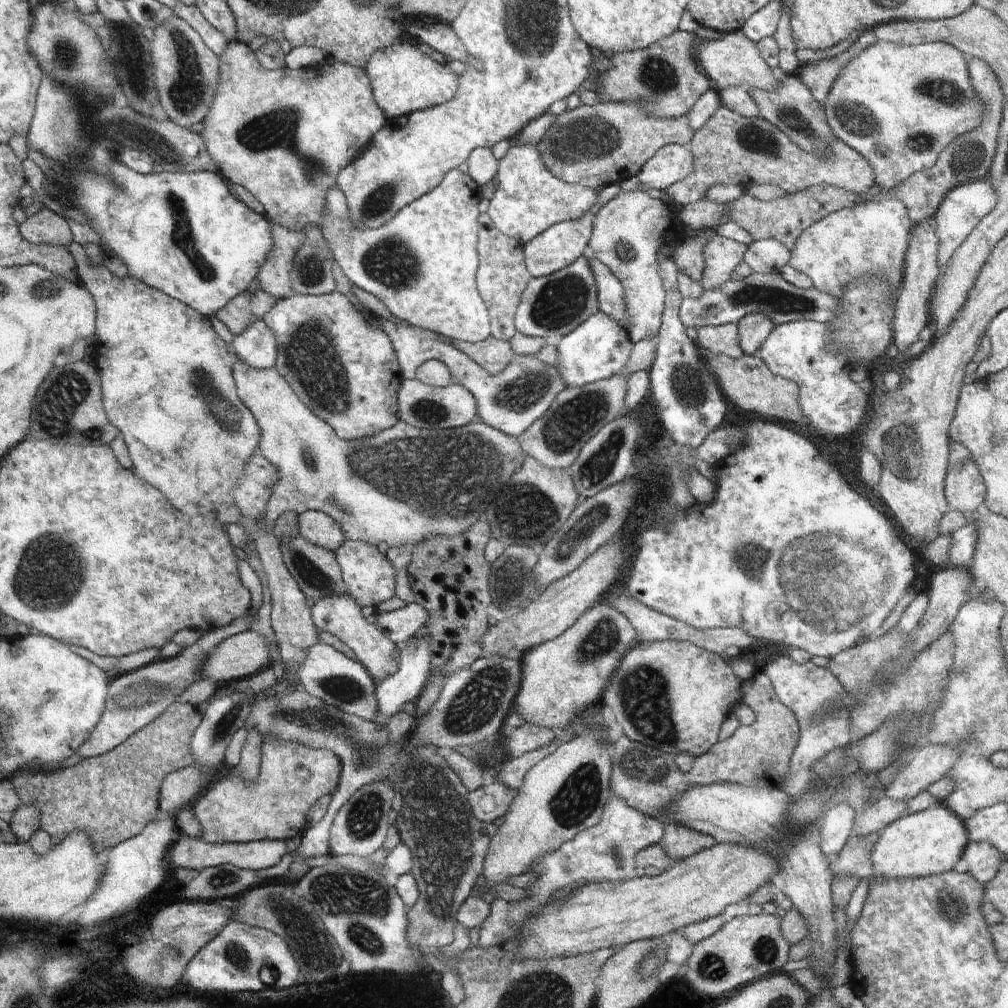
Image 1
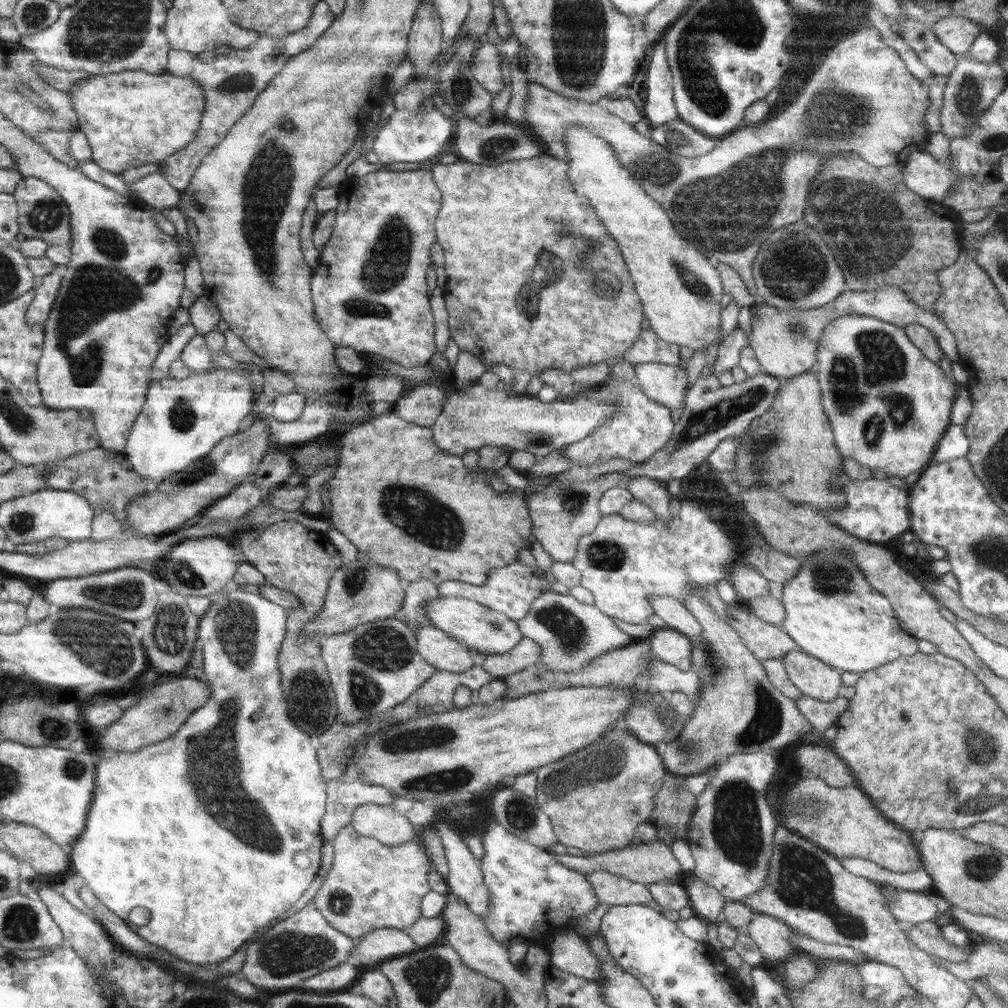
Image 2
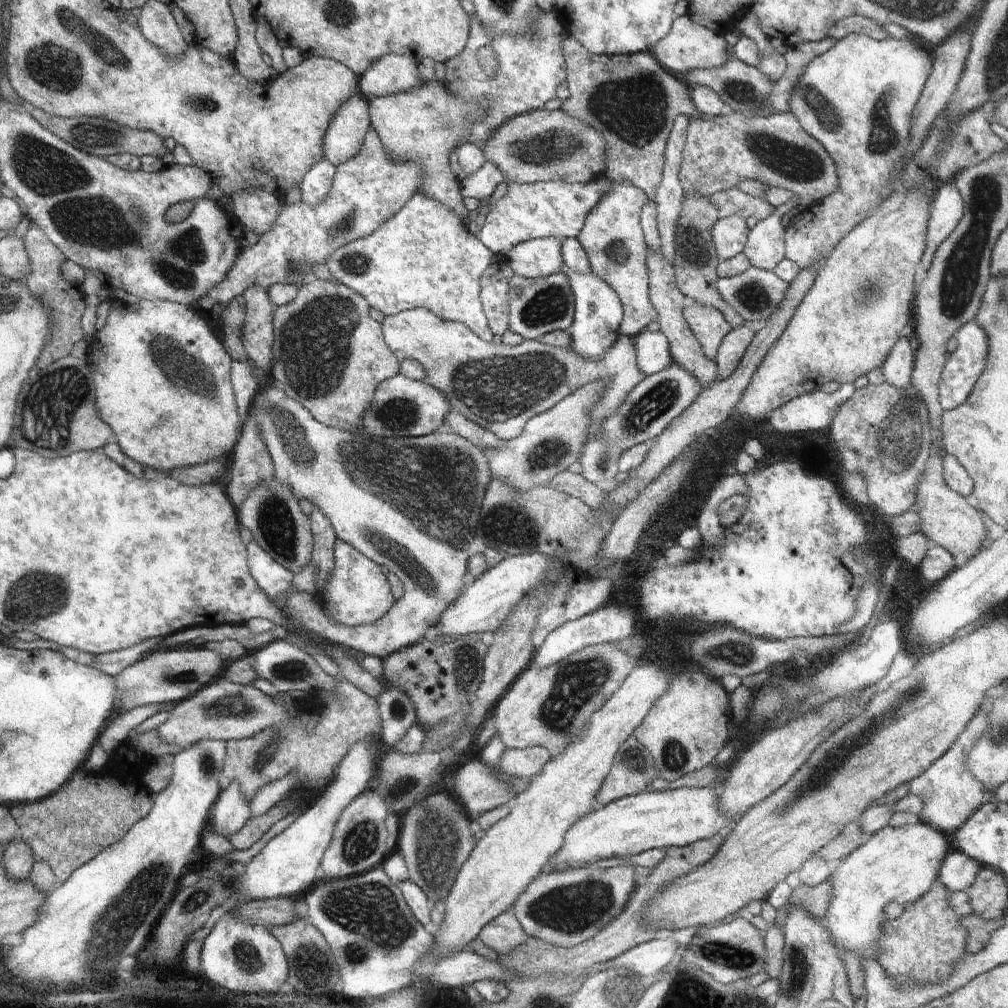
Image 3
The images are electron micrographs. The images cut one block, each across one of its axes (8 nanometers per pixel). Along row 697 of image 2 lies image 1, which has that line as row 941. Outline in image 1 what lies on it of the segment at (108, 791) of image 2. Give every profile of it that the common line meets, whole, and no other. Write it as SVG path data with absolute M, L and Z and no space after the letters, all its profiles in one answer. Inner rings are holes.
M232 920L194 956L186 966L184 980L196 991L207 996L217 996L224 992L258 992L269 987L262 983L259 976L261 968L266 964L274 966L280 972L280 980L273 988L283 990L299 984L297 963L282 938L268 930Z

